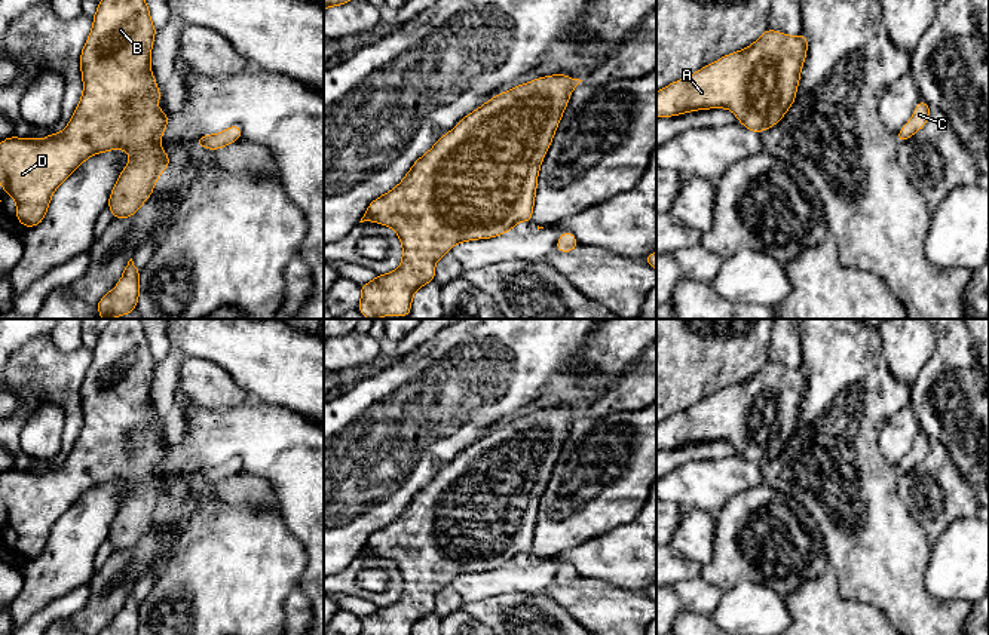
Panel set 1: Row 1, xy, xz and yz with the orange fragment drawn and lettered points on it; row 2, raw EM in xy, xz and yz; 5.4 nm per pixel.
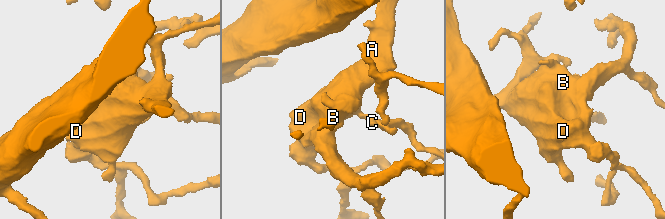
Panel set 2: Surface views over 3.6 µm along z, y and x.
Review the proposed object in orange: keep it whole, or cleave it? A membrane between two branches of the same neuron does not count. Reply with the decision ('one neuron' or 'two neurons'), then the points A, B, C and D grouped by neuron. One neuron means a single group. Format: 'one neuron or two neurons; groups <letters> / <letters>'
one neuron; groups A B C D

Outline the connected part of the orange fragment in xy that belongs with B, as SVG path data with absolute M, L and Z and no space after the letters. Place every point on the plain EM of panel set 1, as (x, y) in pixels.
M111 319L92 350L94 359L80 386L83 426L64 463L43 472L9 469L0 475L0 518L16 534L15 549L24 559L45 552L53 524L92 487L122 481L131 487L120 504L107 539L114 550L129 550L151 528L160 506L169 500L169 487L162 482L160 469L168 460L168 445L157 441L162 424L150 402L153 371L157 366L140 319Z

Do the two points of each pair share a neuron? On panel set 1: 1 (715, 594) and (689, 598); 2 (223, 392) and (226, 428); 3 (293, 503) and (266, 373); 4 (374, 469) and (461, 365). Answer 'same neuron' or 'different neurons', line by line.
1: same neuron
2: different neurons
3: different neurons
4: same neuron

